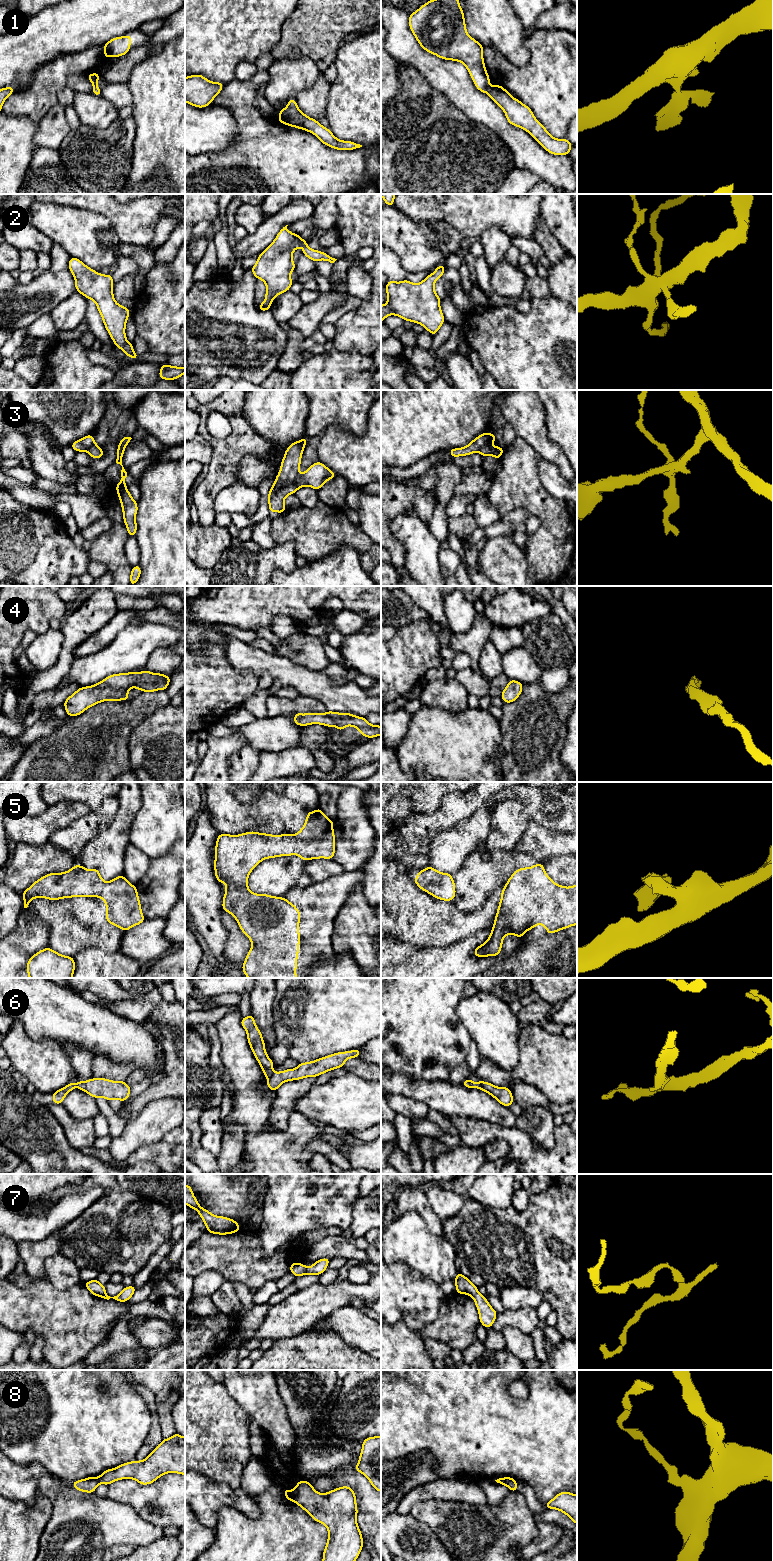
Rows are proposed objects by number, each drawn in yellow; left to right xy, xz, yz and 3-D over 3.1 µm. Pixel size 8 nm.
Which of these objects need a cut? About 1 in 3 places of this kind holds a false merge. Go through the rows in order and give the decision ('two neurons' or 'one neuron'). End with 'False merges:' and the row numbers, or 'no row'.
1: one neuron
2: one neuron
3: two neurons
4: one neuron
5: one neuron
6: two neurons
7: one neuron
8: two neurons
False merges: 3, 6, 8

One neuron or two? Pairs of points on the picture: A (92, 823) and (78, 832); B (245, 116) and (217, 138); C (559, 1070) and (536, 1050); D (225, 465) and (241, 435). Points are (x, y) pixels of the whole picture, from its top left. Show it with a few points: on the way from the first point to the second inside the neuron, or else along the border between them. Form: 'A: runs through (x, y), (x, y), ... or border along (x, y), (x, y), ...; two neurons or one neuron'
A: runs through (89, 826), (81, 831); one neuron
B: border along (219, 106), (235, 120), (236, 139), (230, 146); two neurons
C: runs through (553, 1064), (542, 1053); one neuron
D: runs through (225, 458), (239, 442); one neuron

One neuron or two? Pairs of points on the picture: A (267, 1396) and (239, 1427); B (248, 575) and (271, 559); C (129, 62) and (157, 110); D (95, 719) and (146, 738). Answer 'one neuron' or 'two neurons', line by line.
A: two neurons
B: one neuron
C: two neurons
D: two neurons

